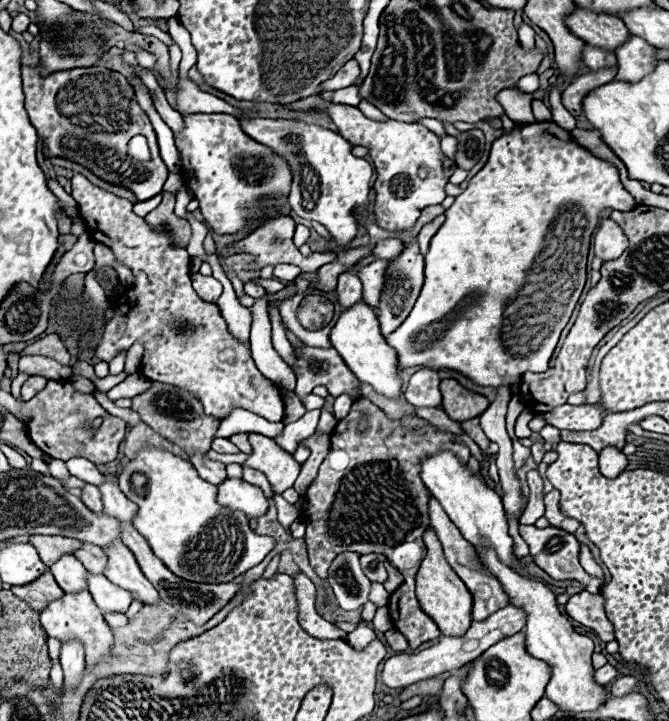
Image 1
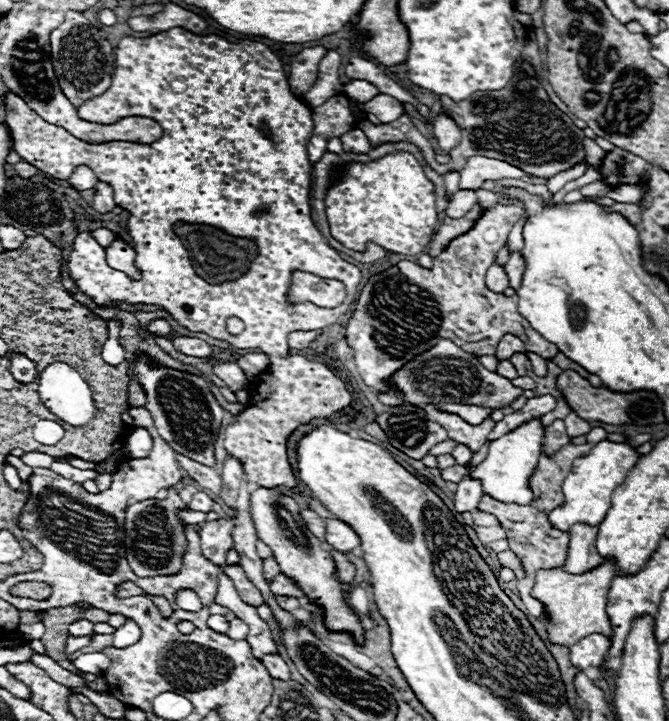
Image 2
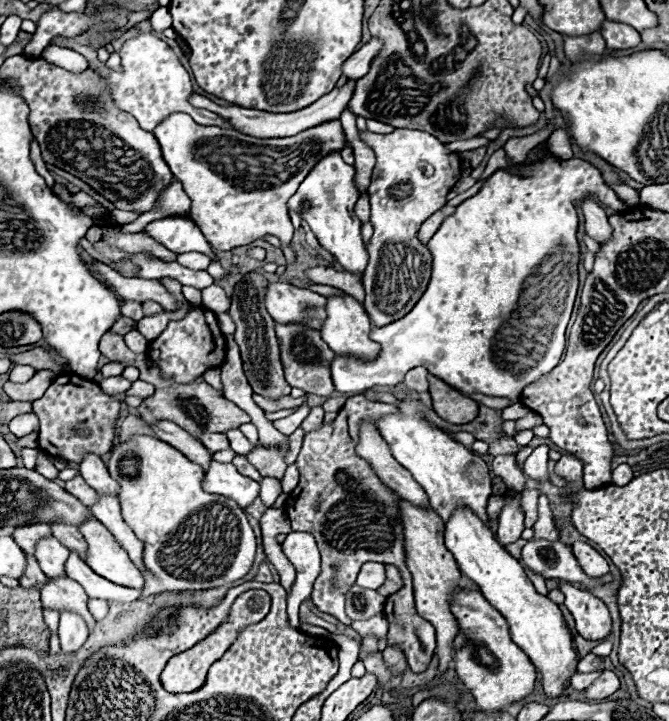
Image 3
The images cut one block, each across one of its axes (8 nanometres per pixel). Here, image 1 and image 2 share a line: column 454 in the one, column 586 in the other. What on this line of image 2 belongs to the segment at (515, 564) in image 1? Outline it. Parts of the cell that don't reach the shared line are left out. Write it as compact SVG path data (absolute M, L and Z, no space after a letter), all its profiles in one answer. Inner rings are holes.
M598 442L588 456L574 460L574 472L562 484L564 502L548 514L550 524L562 532L568 532L574 524L598 526L610 508L612 492L626 480L628 472L634 468L636 462L636 448L628 446L626 442Z

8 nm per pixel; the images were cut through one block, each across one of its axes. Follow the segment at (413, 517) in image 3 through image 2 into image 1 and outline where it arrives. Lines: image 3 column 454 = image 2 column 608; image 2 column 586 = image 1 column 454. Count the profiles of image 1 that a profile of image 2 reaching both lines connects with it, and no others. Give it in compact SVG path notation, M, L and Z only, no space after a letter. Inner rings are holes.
M426 528L422 540L426 546L426 556L416 574L416 596L420 608L438 624L442 636L462 636L462 632L466 632L472 620L472 596L444 558L440 540L432 528Z

